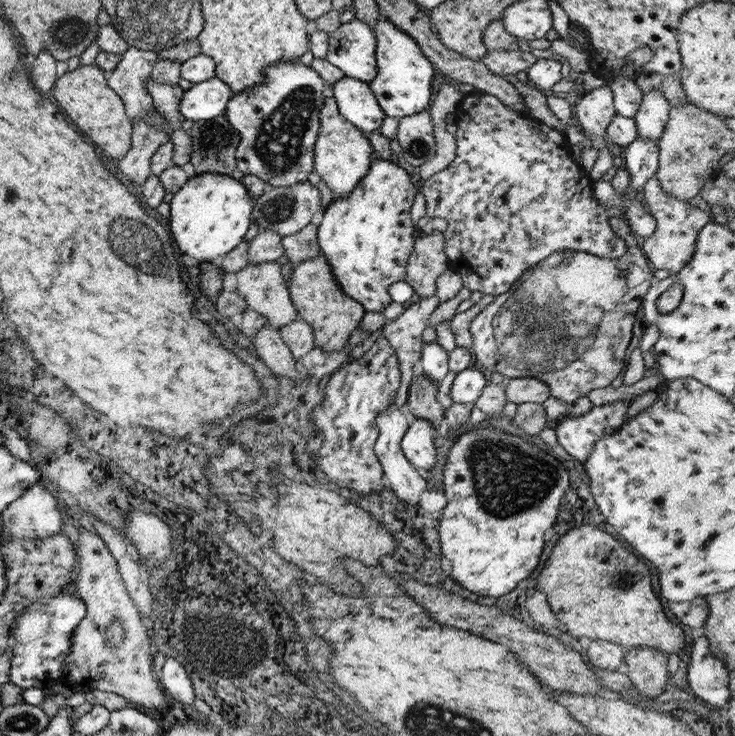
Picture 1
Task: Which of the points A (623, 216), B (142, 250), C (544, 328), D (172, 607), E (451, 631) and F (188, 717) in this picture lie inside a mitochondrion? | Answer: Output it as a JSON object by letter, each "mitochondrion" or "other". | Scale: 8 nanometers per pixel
{"A":"other","B":"mitochondrion","C":"mitochondrion","D":"other","E":"other","F":"other"}

